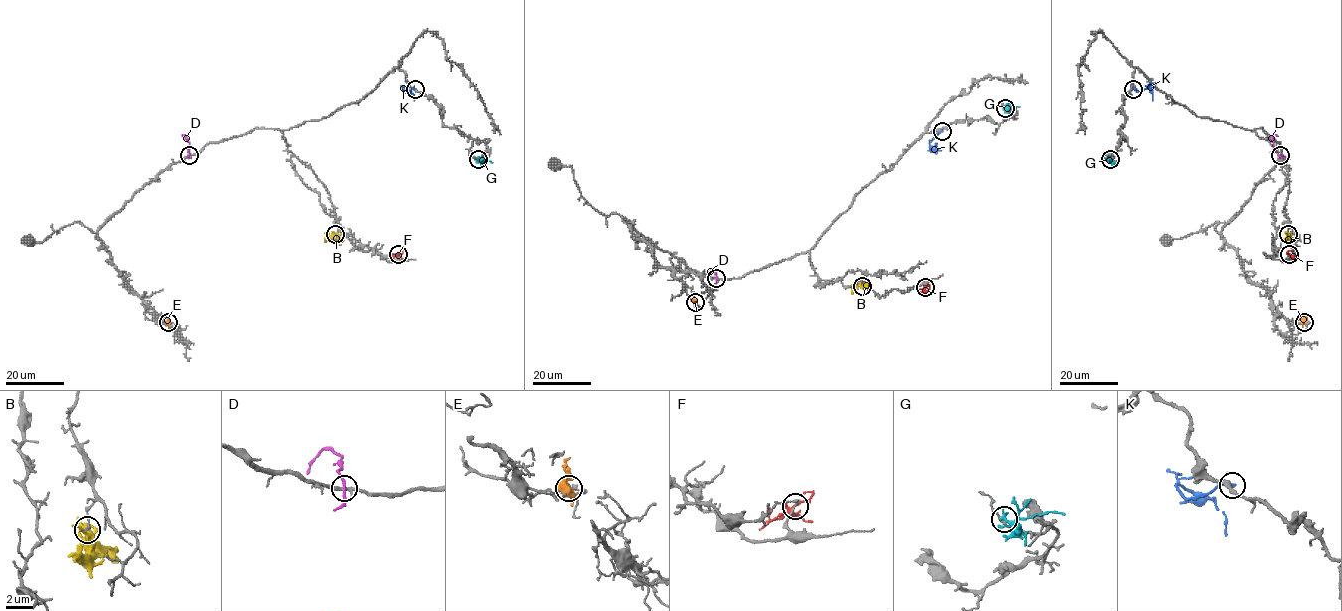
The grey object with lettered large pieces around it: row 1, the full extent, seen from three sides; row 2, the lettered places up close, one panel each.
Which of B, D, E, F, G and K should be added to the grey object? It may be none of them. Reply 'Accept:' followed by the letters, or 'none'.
Accept: none

